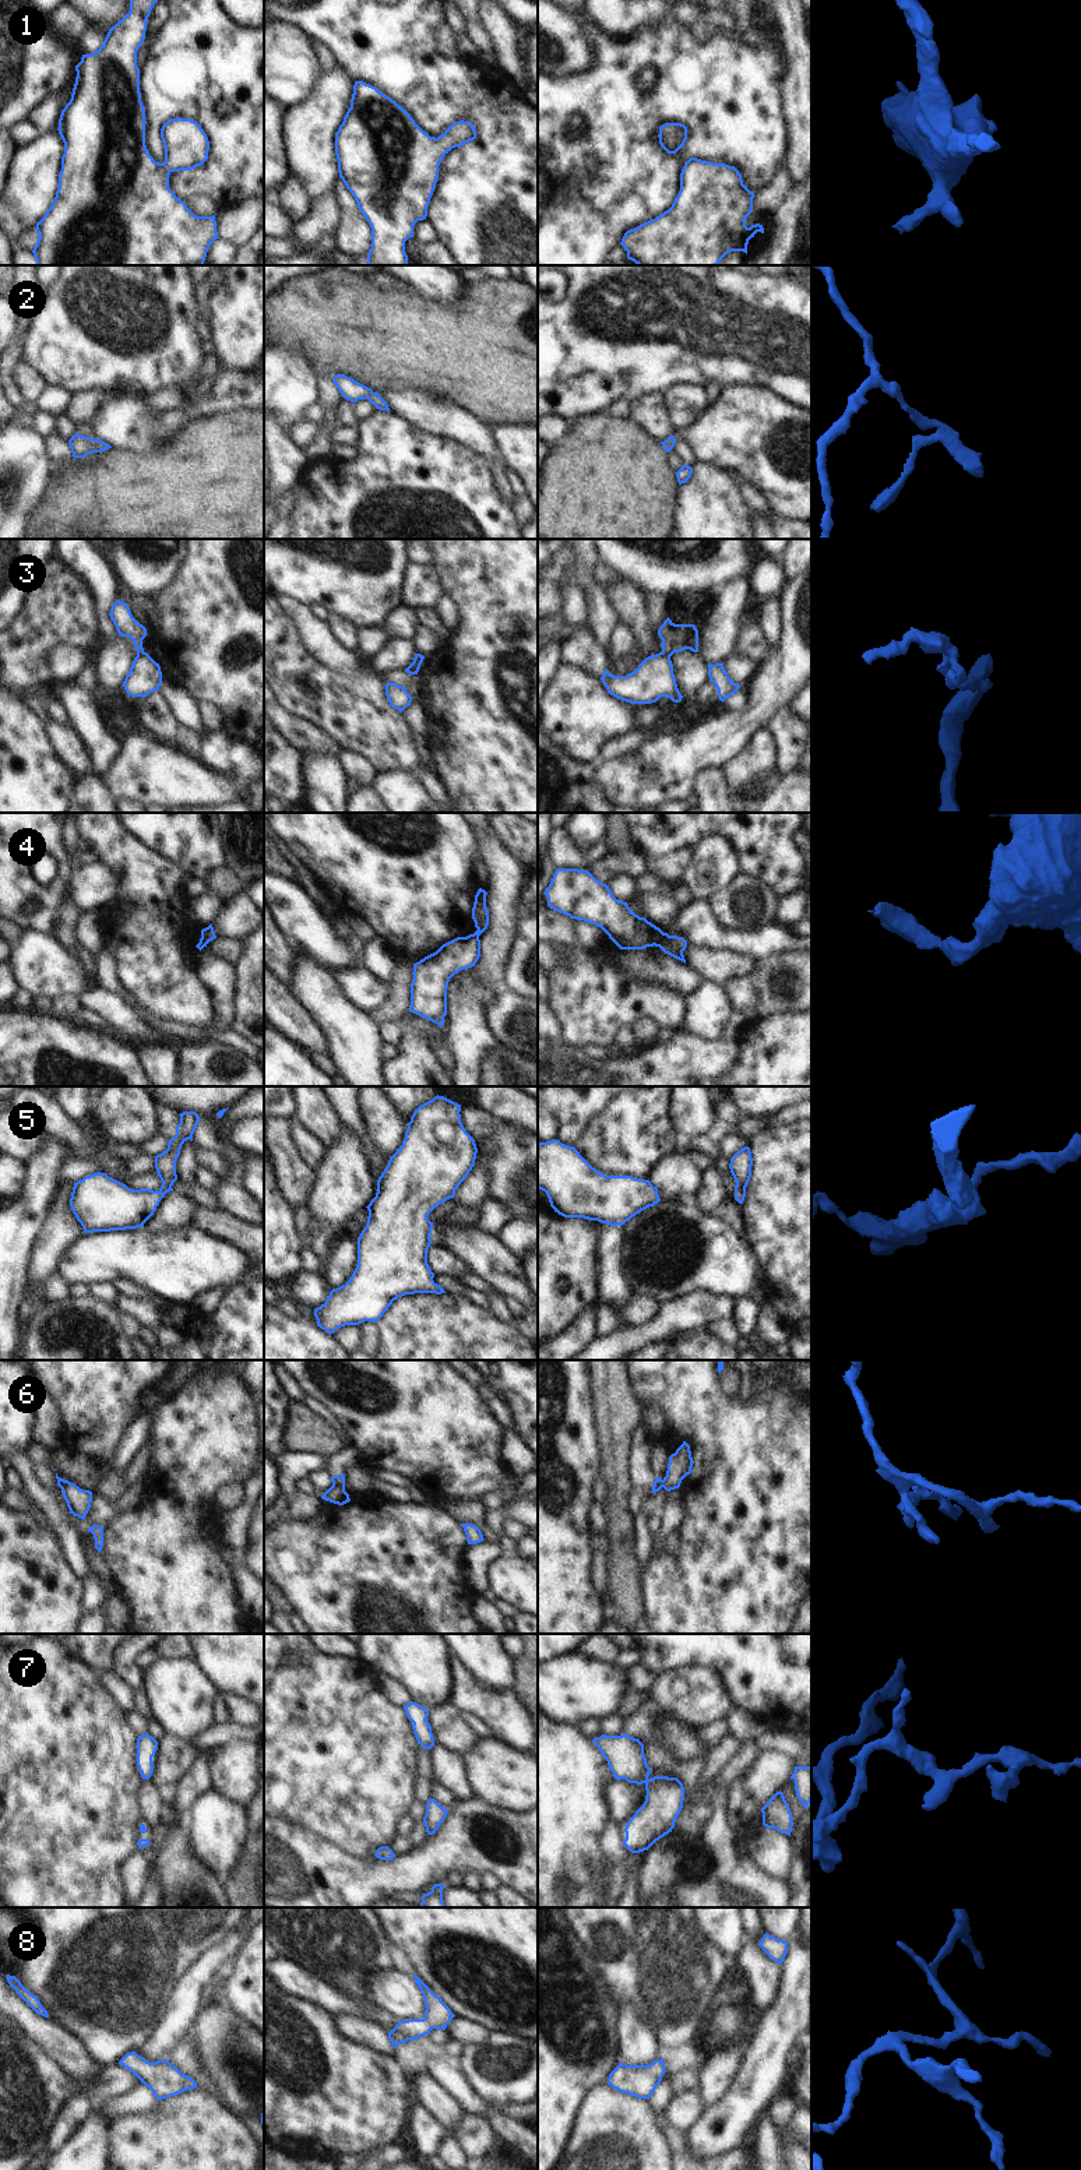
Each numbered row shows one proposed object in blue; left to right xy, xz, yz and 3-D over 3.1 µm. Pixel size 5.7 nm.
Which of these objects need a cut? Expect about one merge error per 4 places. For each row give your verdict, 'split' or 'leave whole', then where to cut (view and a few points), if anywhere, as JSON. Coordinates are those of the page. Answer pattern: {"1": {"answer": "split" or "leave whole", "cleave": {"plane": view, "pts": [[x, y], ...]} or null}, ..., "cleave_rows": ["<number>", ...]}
{"1": {"answer": "leave whole", "cleave": null}, "2": {"answer": "leave whole", "cleave": null}, "3": {"answer": "split", "cleave": {"plane": "yz", "pts": [[661, 652], [669, 657]]}}, "4": {"answer": "split", "cleave": {"plane": "yz", "pts": [[664, 933], [662, 941], [658, 946]]}}, "5": {"answer": "leave whole", "cleave": null}, "6": {"answer": "split", "cleave": {"plane": "xz", "pts": [[333, 1485], [344, 1490]]}}, "7": {"answer": "leave whole", "cleave": null}, "8": {"answer": "leave whole", "cleave": null}, "cleave_rows": ["3", "4", "6"]}

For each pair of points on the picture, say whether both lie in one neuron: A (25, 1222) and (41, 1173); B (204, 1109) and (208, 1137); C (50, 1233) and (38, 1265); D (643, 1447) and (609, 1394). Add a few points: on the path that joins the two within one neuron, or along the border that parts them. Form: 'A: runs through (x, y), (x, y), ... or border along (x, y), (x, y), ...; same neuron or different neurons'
A: runs through (28, 1209), (37, 1198), (41, 1186); same neuron
B: runs through (206, 1116), (206, 1130); same neuron
C: runs through (50, 1242), (45, 1257); same neuron
D: border along (641, 1422), (633, 1433), (629, 1464); different neurons

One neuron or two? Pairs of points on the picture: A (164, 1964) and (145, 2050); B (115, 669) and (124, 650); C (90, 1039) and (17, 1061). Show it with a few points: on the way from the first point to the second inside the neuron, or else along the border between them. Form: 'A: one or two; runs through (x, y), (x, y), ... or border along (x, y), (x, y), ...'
A: two; border along (162, 2001), (158, 2019), (147, 2038), (134, 2050)
B: one; runs through (115, 665), (115, 659), (120, 654)
C: one; runs through (71, 1047), (45, 1047), (35, 1056)

